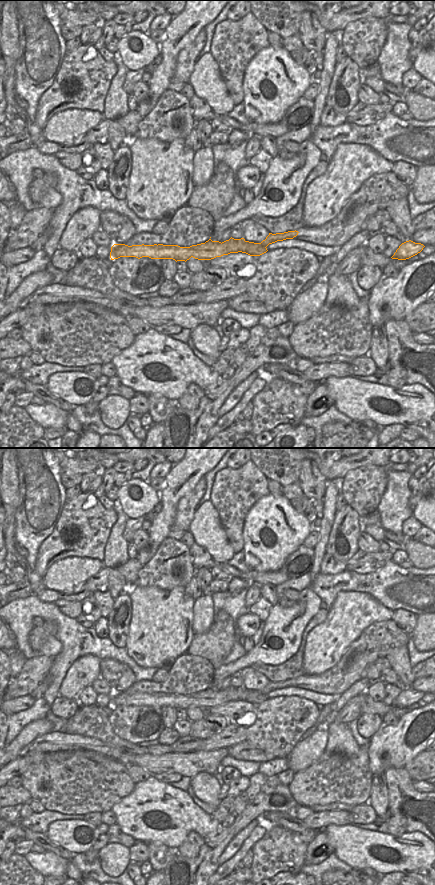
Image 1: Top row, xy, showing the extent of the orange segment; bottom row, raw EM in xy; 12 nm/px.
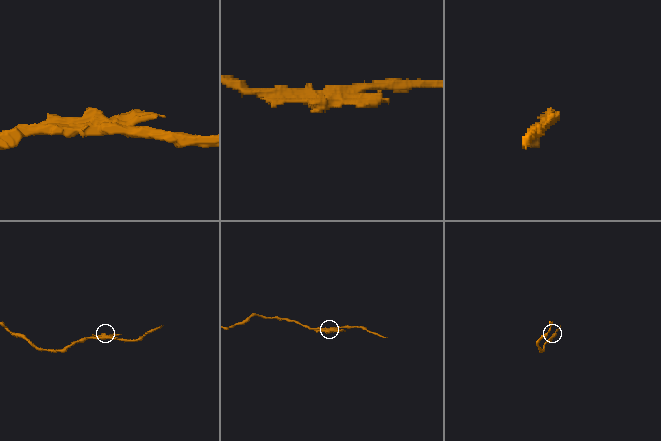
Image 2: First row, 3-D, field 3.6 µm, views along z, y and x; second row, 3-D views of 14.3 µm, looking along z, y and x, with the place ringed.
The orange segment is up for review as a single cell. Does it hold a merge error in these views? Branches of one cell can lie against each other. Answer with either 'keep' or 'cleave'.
cleave

